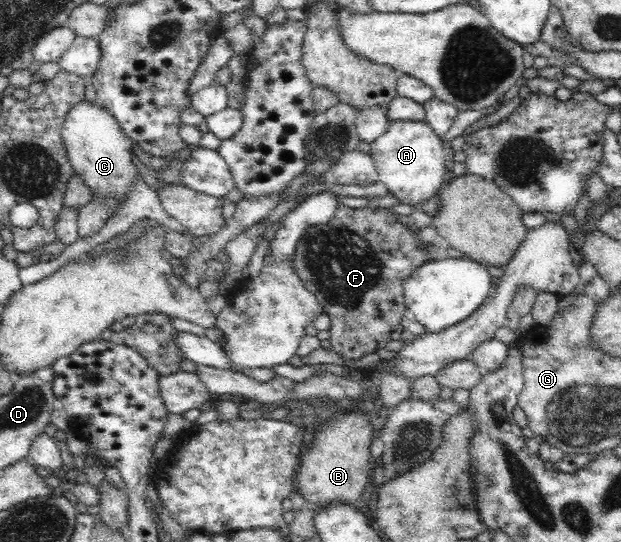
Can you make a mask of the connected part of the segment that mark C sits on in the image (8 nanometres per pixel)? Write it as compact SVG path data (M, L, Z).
M84 100L63 117L61 137L65 142L70 163L76 174L93 190L93 196L119 196L120 204L137 176L137 168L132 164L133 140L124 134L122 127L105 107Z

